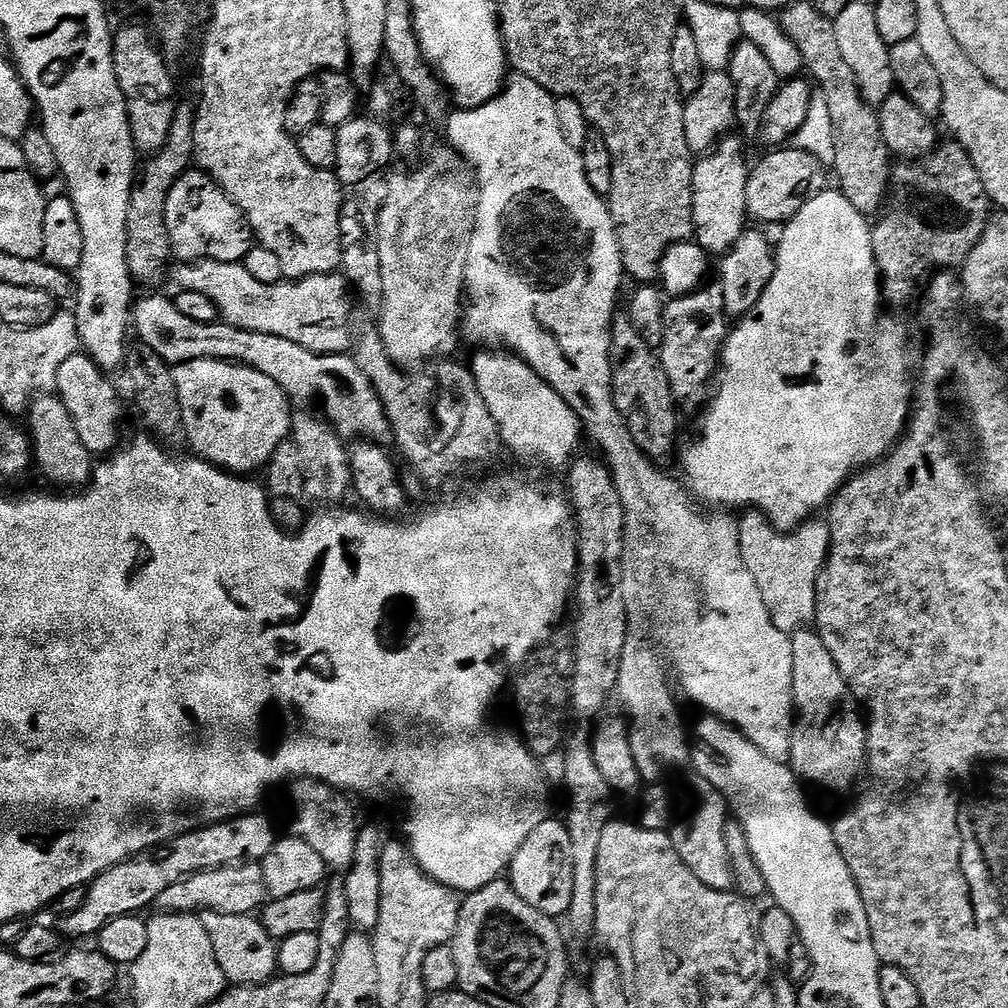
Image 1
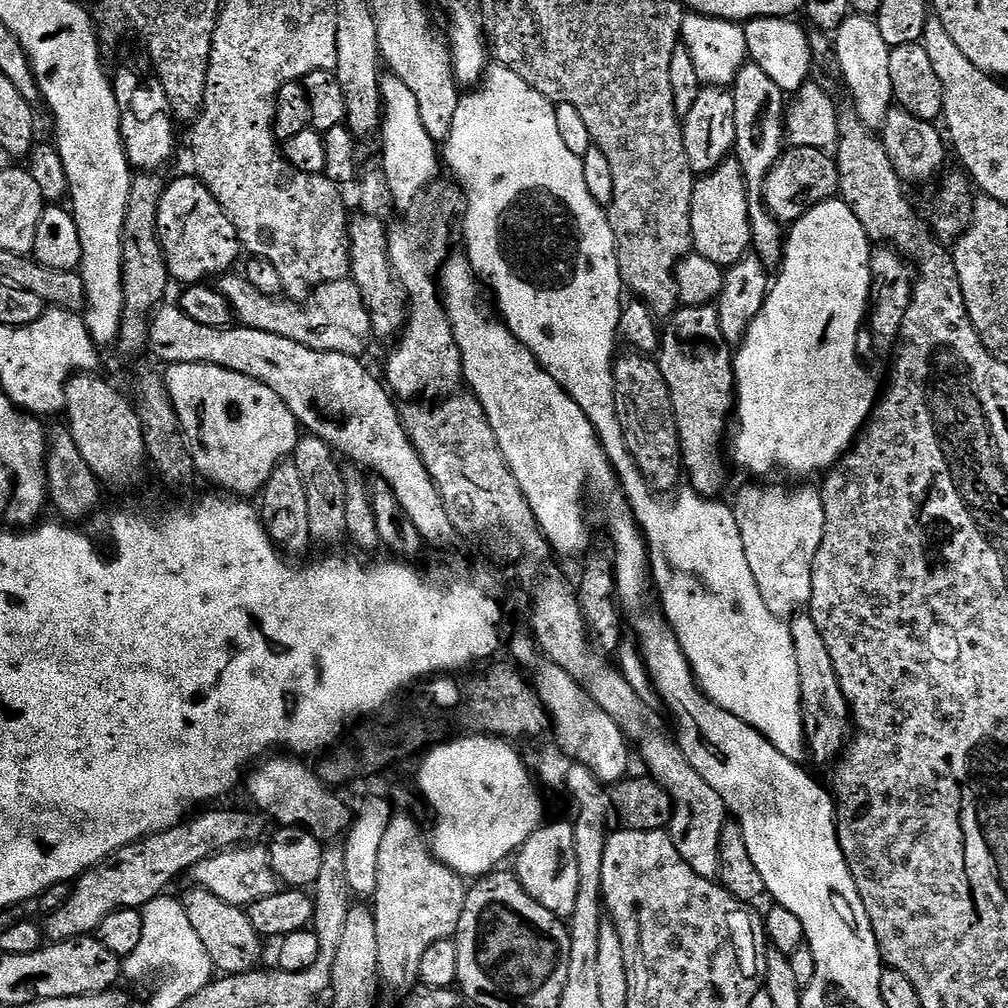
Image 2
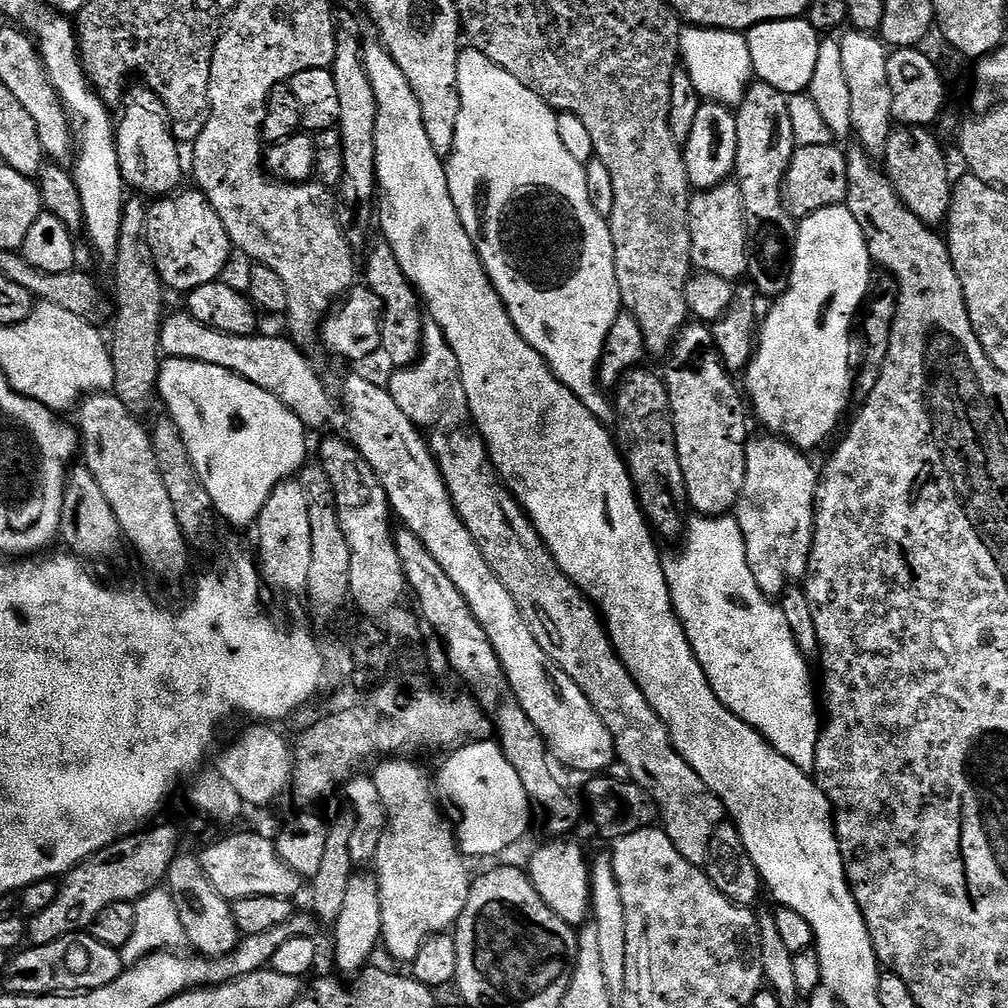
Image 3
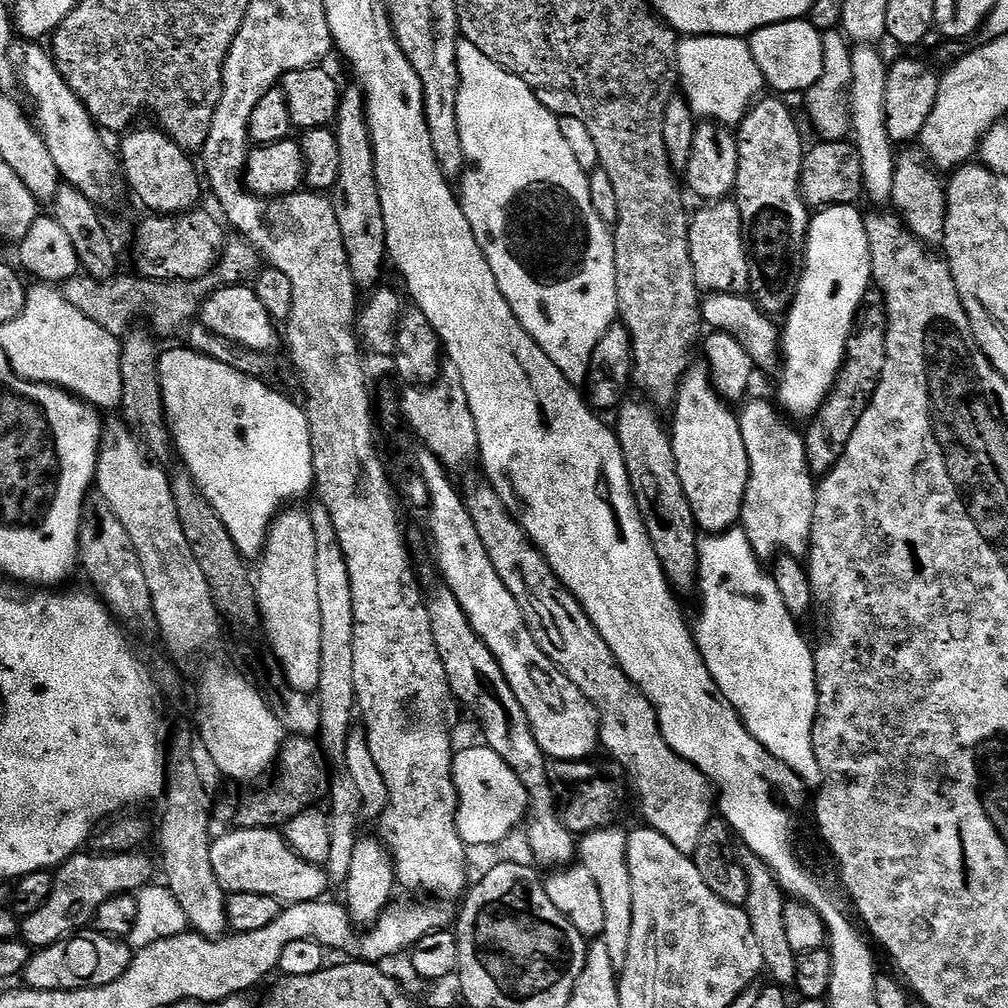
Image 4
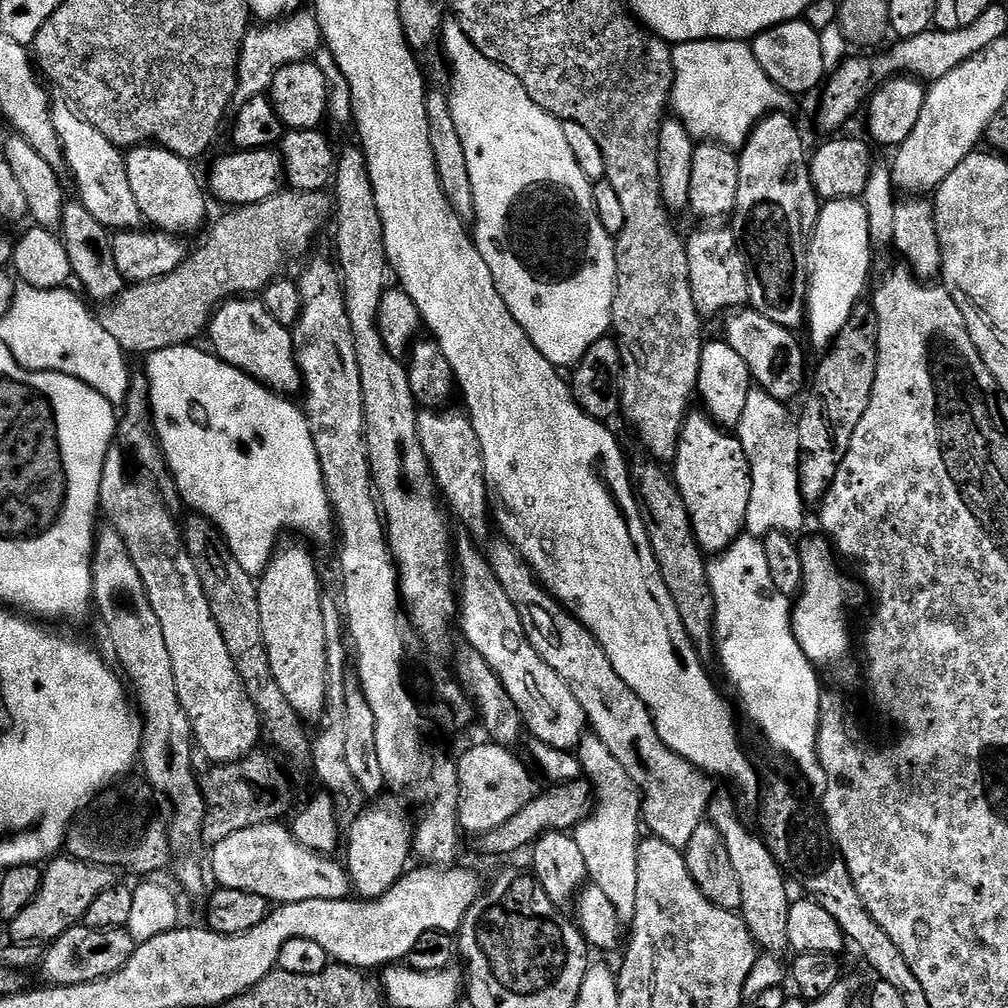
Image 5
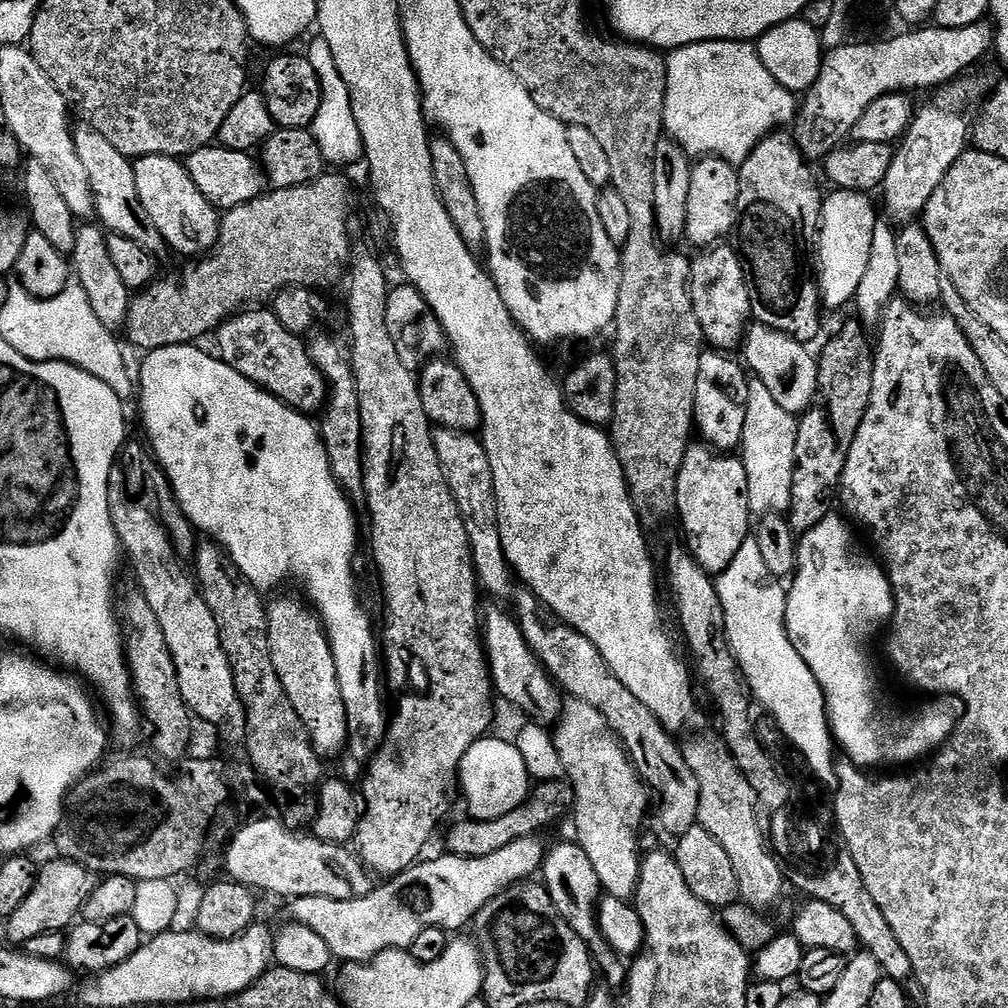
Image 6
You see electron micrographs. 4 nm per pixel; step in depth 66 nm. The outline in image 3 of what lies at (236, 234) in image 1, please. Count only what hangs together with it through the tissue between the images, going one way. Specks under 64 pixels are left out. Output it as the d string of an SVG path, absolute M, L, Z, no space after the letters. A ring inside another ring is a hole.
M199 190L184 191L157 199L148 210L148 241L156 269L165 289L172 291L173 288L181 294L206 286L206 282L220 280L228 259L234 255L226 226L222 226L222 218L218 218L204 193Z

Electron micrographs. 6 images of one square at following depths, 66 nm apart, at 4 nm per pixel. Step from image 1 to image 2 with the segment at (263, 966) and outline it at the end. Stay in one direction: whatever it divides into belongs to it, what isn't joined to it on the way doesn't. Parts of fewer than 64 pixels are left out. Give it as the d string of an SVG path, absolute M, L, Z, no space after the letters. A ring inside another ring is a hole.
M192 886L189 889L189 892L182 896L186 918L190 918L190 926L194 926L202 946L206 946L206 954L210 954L213 969L229 976L253 971L259 965L256 963L260 960L262 938L254 930L254 926L250 926L247 911L222 902L220 898L214 898L214 894L210 894L210 890L205 888Z

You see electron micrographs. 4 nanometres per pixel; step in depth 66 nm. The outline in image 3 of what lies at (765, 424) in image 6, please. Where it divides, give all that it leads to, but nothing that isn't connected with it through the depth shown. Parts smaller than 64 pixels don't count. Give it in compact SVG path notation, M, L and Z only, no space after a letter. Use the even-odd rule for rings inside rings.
M763 434L757 438L749 439L748 447L744 449L744 457L746 458L746 478L742 486L742 494L738 498L734 515L738 526L742 530L742 538L746 542L746 562L750 562L750 574L754 574L754 582L758 582L760 589L769 598L780 598L784 589L793 582L803 581L804 577L808 575L808 559L810 558L810 550L812 549L812 535L814 534L814 526L816 525L816 482L818 479L817 465L812 465L807 460L805 453L801 449L796 448L793 444L788 443L787 440L780 439L779 436L771 434Z

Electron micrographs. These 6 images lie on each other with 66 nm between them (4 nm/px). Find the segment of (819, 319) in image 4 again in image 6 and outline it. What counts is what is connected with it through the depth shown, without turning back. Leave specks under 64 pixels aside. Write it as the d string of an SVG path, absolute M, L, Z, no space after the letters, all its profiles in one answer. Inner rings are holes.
M836 190L831 194L833 196L829 200L827 197L823 201L818 229L818 283L825 309L840 308L843 304L853 303L858 290L858 282L862 282L862 274L866 274L866 266L870 262L870 246L874 242L874 226L878 222L871 195L843 190Z

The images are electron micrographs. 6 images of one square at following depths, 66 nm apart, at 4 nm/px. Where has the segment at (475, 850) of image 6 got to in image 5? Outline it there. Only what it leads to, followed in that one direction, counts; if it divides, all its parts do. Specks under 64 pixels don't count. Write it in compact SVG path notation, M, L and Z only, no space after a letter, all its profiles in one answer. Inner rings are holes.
M587 779L553 783L541 796L540 793L533 795L532 801L522 806L522 810L518 810L514 818L510 818L508 822L502 822L502 826L494 830L483 833L479 837L480 848L492 856L508 856L511 852L522 851L524 847L525 851L545 832L571 833L590 815L593 807L592 785Z

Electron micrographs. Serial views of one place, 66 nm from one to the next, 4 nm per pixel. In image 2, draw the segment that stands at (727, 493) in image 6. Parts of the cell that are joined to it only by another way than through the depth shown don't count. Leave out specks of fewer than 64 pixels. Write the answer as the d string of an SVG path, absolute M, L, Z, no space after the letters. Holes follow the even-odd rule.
M712 304L677 307L665 324L668 325L663 325L658 345L658 363L670 390L682 468L693 490L700 496L716 498L728 480L724 456L726 460L726 433L736 407L736 376L732 373L734 352L722 334L718 310Z

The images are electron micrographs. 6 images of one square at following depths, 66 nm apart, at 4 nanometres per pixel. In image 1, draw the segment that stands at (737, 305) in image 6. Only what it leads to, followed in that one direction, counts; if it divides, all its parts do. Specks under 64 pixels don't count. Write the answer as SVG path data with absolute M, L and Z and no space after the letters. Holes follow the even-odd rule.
M729 134L711 152L705 152L695 161L692 170L692 217L694 240L705 253L728 252L746 231L750 217L746 206L746 182L750 164L744 161L744 144L741 137Z

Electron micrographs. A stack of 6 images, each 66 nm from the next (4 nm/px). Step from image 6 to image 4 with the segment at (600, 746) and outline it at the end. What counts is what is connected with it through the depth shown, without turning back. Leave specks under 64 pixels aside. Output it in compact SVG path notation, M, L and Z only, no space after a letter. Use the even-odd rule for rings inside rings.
M609 826L587 833L579 841L578 860L586 866L586 870L590 870L590 878L594 878L598 894L602 894L602 906L606 909L602 942L606 946L606 954L610 954L610 962L614 962L617 970L622 970L630 954L630 929L634 926L634 890L626 858L628 832L616 827Z

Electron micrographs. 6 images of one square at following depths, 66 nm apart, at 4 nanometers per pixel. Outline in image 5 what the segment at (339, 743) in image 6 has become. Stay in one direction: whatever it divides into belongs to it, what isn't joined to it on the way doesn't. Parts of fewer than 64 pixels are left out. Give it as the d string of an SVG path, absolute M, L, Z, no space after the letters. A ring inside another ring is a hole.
M288 544L277 547L272 553L272 561L264 569L258 580L258 614L262 618L262 638L266 642L266 654L270 658L270 668L278 686L282 686L282 694L294 706L294 710L305 721L311 722L325 715L328 707L328 663L326 662L326 622L322 614L322 593L320 593L320 572L316 569L316 560L312 557L312 552L308 548L303 548L300 544Z

